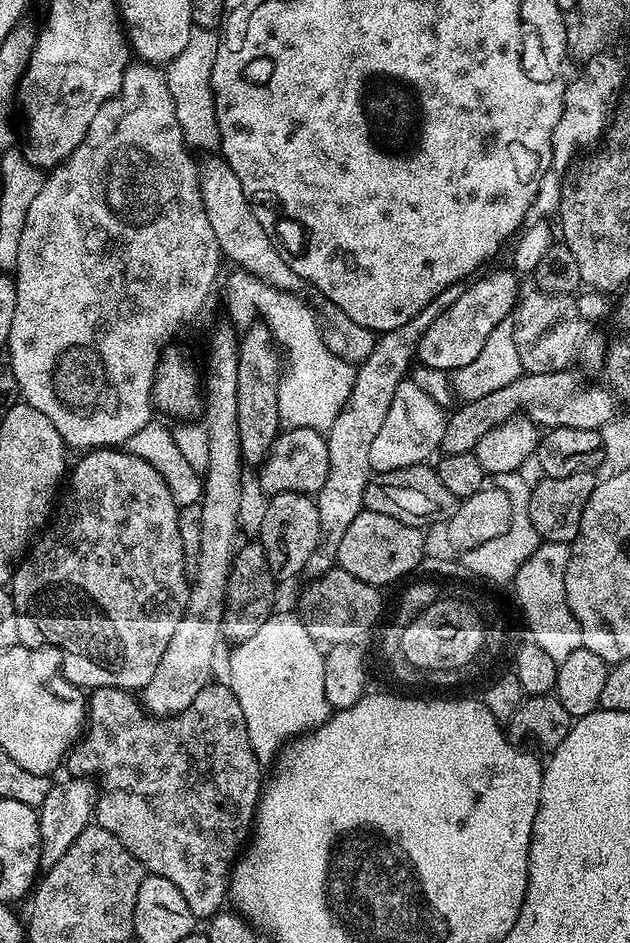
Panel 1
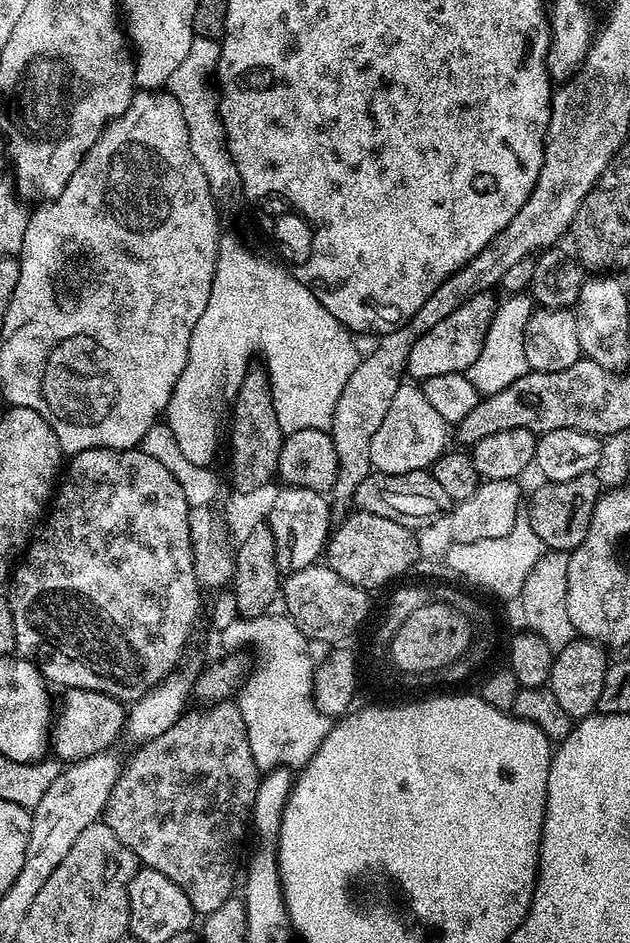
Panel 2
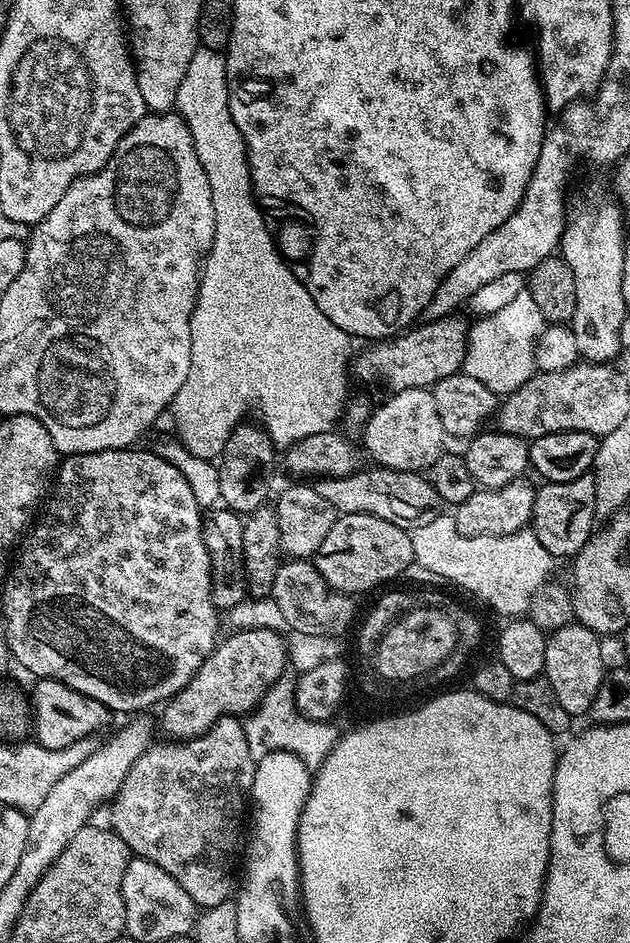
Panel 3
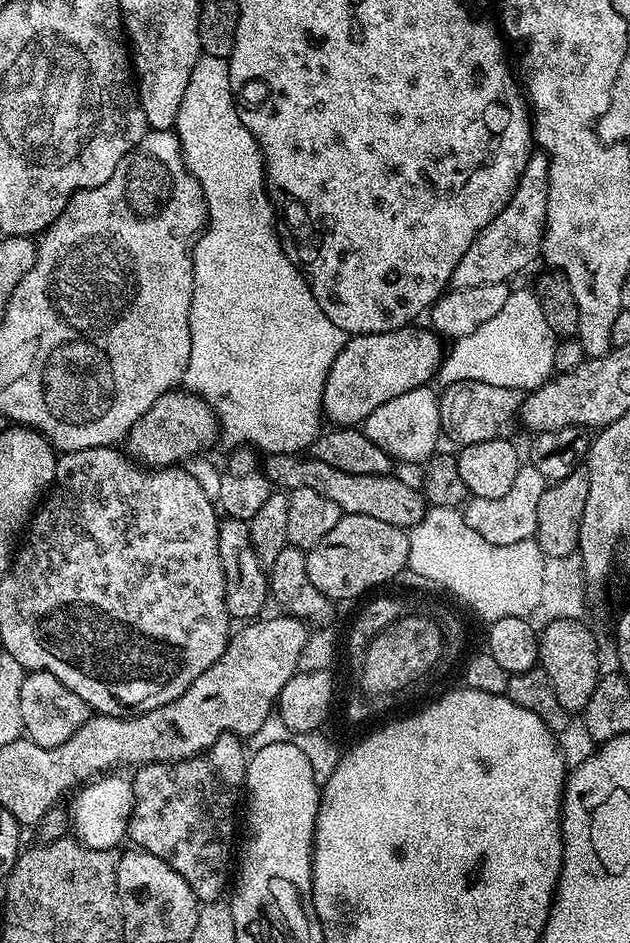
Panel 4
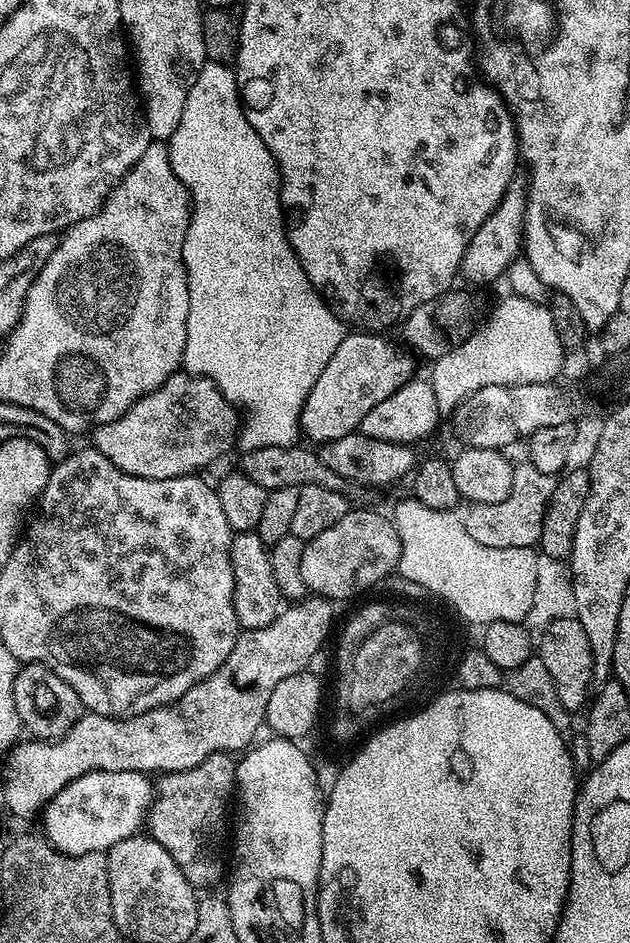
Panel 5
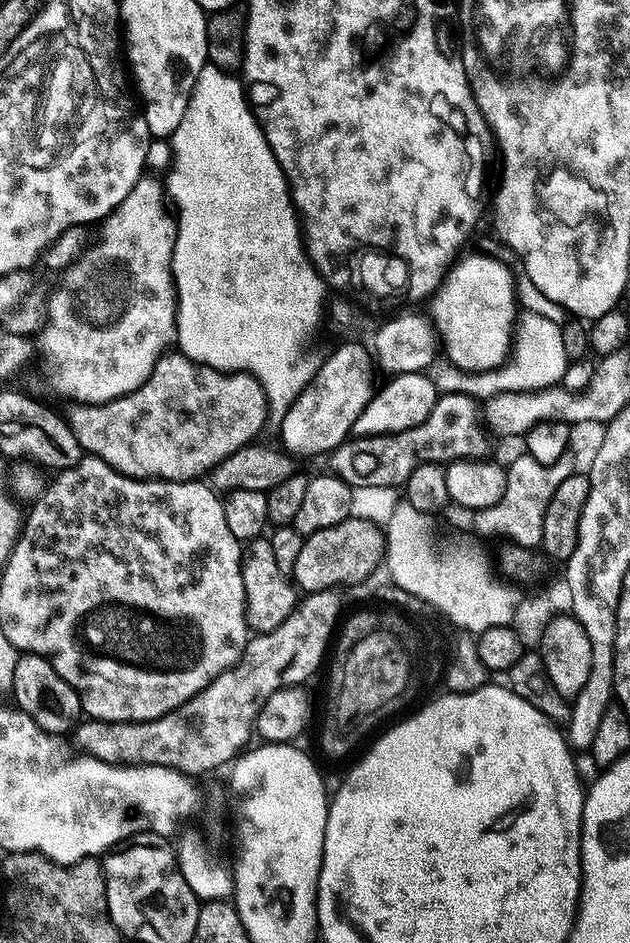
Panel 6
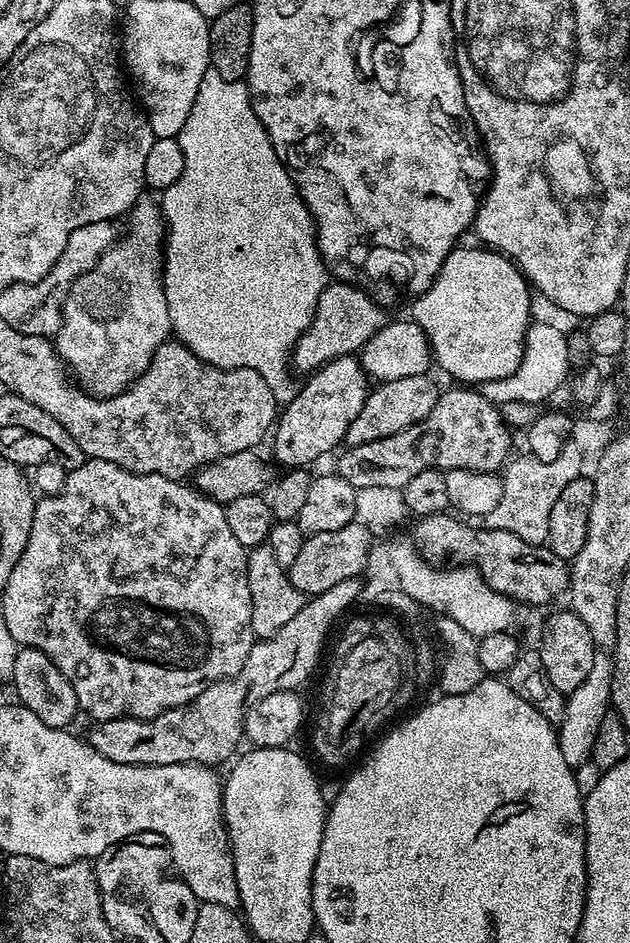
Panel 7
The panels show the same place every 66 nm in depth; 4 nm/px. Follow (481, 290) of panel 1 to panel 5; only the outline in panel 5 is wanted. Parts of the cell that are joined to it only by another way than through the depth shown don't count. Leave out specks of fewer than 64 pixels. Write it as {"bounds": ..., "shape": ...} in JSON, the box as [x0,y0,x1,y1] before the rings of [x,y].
{"bounds":[300,330,416,445],"shape":[[[363,330],[345,335],[342,346],[338,346],[330,362],[326,362],[326,370],[318,374],[318,382],[314,382],[314,390],[310,390],[302,406],[300,431],[305,437],[309,436],[317,445],[322,445],[357,431],[362,418],[366,418],[378,402],[390,398],[394,390],[413,379],[416,364],[407,356],[409,353],[403,347],[387,344],[384,338]]]}

